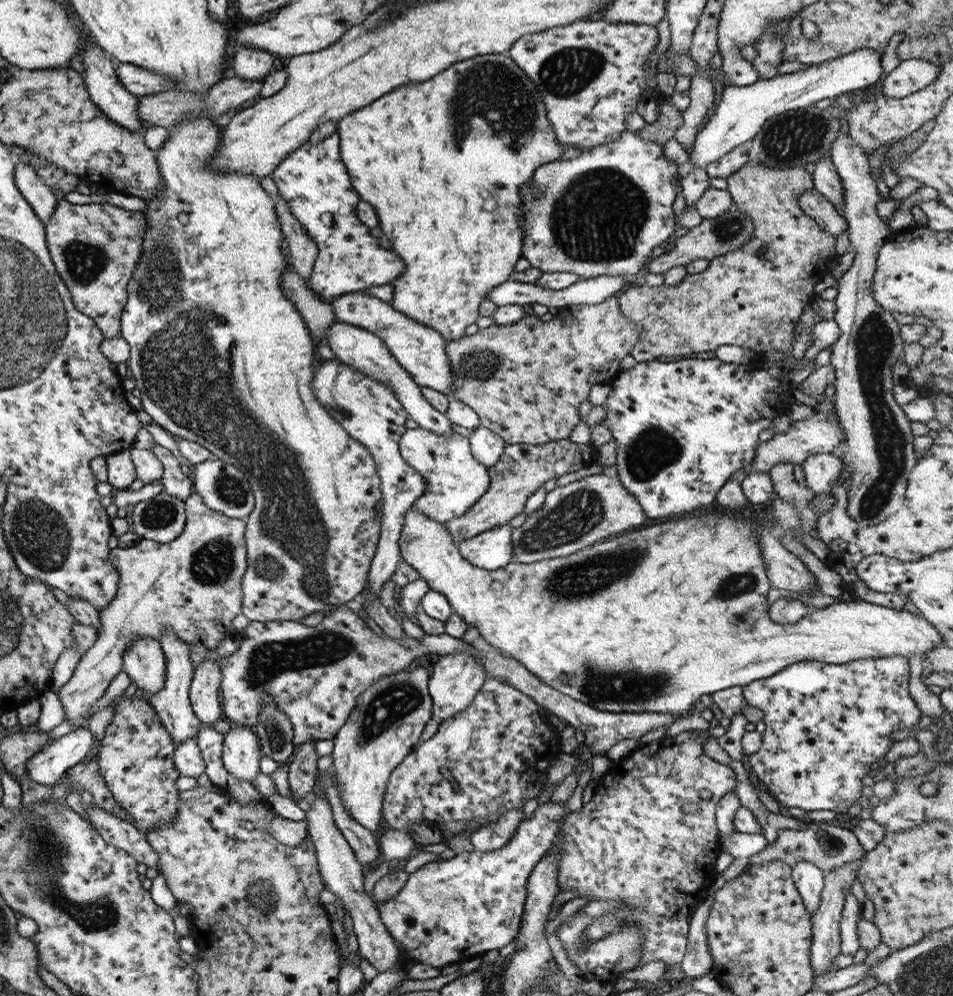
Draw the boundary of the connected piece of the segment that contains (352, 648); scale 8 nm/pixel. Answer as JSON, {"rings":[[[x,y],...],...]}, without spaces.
{"rings":[[[339,606],[310,622],[250,622],[240,635],[238,647],[218,662],[224,719],[231,724],[253,726],[262,696],[271,695],[291,723],[295,746],[304,740],[333,739],[353,710],[357,695],[375,679],[405,669],[424,652],[435,652],[438,656],[458,650],[470,652],[467,643],[445,633],[439,636],[424,633],[421,642],[406,635],[395,641],[385,634],[377,636],[360,620],[350,609]]]}

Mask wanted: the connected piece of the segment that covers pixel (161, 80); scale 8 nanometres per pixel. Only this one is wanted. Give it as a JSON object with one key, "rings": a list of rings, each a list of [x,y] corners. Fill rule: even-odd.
{"rings":[[[117,62],[115,68],[115,76],[121,82],[123,90],[127,90],[136,97],[173,89],[173,82],[169,78],[161,74],[153,74],[140,66]]]}

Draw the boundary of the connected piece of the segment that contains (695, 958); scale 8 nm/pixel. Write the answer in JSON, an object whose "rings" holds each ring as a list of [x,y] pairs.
{"rings":[[[711,897],[698,902],[688,920],[687,944],[680,960],[681,972],[687,980],[711,973],[712,958],[706,945],[704,920],[708,915]]]}

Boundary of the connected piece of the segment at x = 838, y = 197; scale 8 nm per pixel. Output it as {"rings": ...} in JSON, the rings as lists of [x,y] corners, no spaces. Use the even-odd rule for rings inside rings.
{"rings":[[[823,156],[815,162],[812,172],[813,188],[819,191],[833,206],[843,202],[843,187],[833,167],[830,156]]]}

